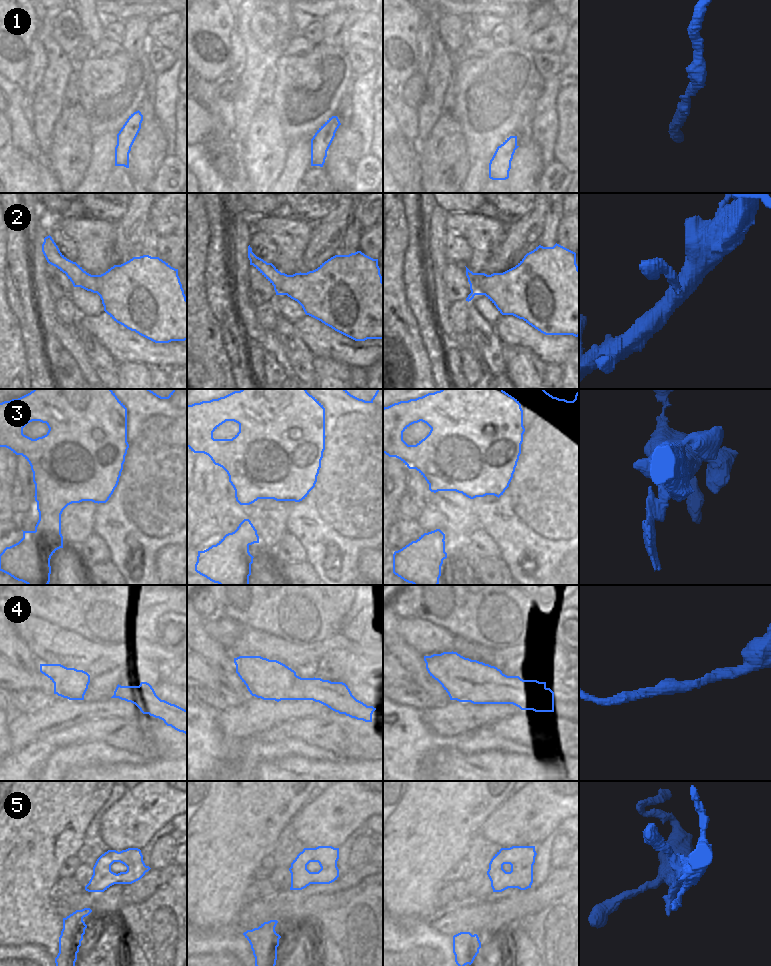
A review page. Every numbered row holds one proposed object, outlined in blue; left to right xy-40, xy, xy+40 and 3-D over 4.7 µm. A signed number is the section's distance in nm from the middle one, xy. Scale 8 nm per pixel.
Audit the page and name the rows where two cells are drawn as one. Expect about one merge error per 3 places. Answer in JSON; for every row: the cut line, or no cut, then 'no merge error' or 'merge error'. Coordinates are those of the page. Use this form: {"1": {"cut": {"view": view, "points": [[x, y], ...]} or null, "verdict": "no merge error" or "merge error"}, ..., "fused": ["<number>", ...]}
{"1": {"cut": null, "verdict": "no merge error"}, "2": {"cut": null, "verdict": "no merge error"}, "3": {"cut": {"view": "xy-40", "points": [[35, 530], [40, 534], [46, 534], [56, 549]]}, "verdict": "merge error"}, "4": {"cut": null, "verdict": "no merge error"}, "5": {"cut": null, "verdict": "no merge error"}, "fused": ["3"]}

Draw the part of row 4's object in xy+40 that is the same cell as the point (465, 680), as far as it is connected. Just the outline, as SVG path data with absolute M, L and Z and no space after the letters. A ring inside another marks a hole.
M453 651L424 656L424 661L428 673L442 685L450 700L473 704L513 704L521 710L554 712L554 692L546 687L546 682L507 676L495 666L465 658Z

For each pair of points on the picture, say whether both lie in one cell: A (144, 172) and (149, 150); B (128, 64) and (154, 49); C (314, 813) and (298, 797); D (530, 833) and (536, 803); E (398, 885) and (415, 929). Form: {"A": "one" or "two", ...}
{"A": "one", "B": "two", "C": "two", "D": "one", "E": "two"}

